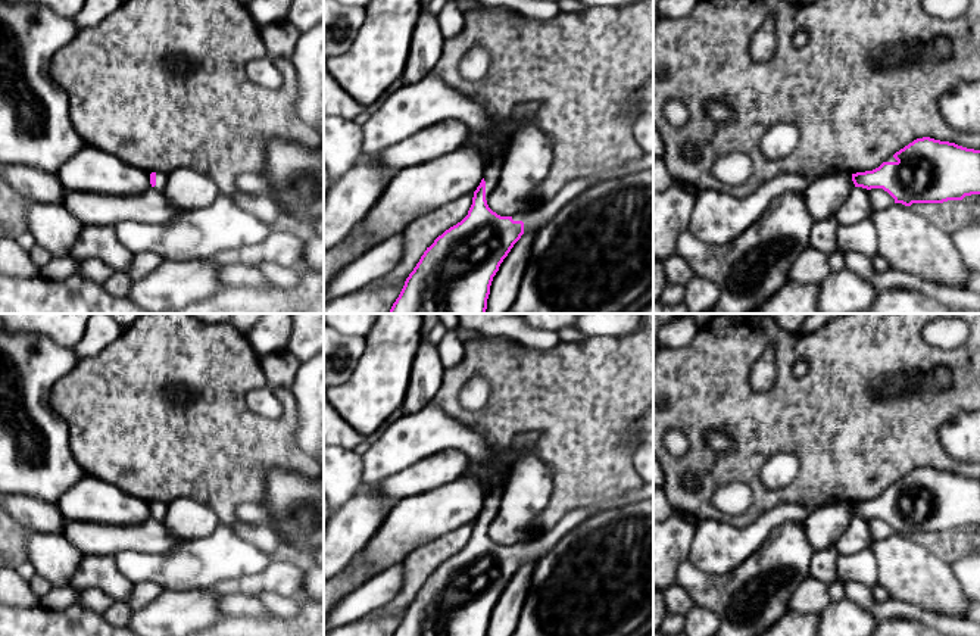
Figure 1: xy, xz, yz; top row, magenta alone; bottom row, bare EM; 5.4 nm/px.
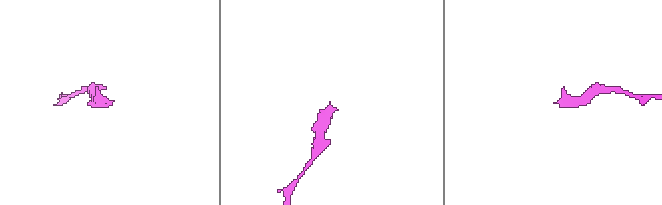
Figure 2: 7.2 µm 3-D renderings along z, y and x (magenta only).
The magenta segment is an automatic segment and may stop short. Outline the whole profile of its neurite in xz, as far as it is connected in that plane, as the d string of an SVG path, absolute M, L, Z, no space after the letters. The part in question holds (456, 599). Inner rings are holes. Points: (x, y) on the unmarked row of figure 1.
M503 481L487 495L484 508L474 521L468 545L456 555L446 559L430 577L427 577L419 592L406 608L393 636L487 636L493 607L524 562L536 562L544 556L568 531L597 512L636 504L643 499L653 499L653 483L643 483L636 490L628 492L621 501L571 511L555 529L542 533L534 540L514 546L500 546L489 537L487 530L499 512L505 484Z

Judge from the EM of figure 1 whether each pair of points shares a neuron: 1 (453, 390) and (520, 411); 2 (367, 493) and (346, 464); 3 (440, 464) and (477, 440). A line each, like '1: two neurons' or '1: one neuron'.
1: one neuron
2: two neurons
3: two neurons

